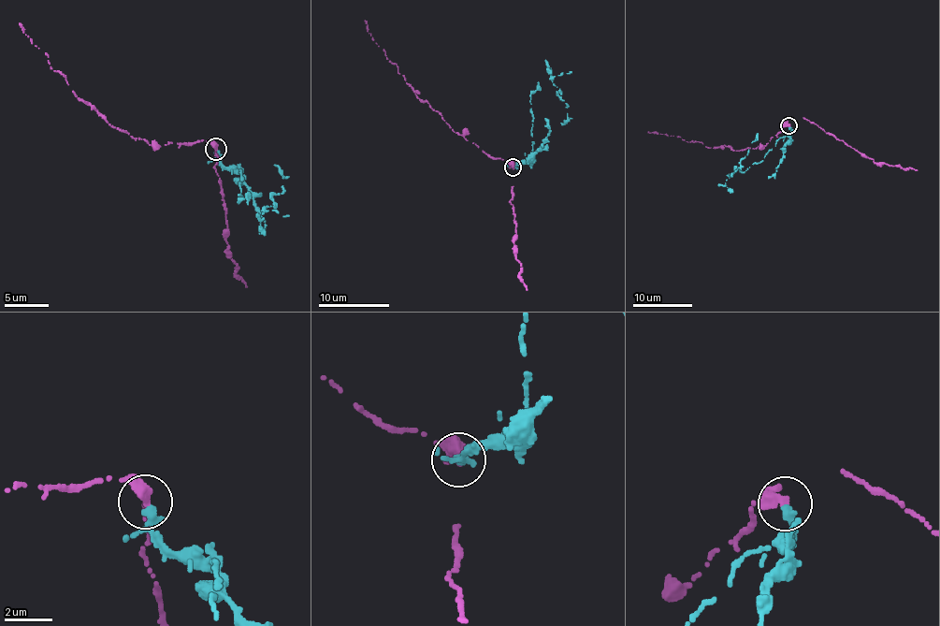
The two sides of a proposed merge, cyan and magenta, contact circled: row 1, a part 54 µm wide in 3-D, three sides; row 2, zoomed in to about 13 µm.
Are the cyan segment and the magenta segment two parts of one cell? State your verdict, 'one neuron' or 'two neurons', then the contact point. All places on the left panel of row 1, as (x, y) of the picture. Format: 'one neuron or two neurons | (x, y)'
two neurons | (215, 149)

